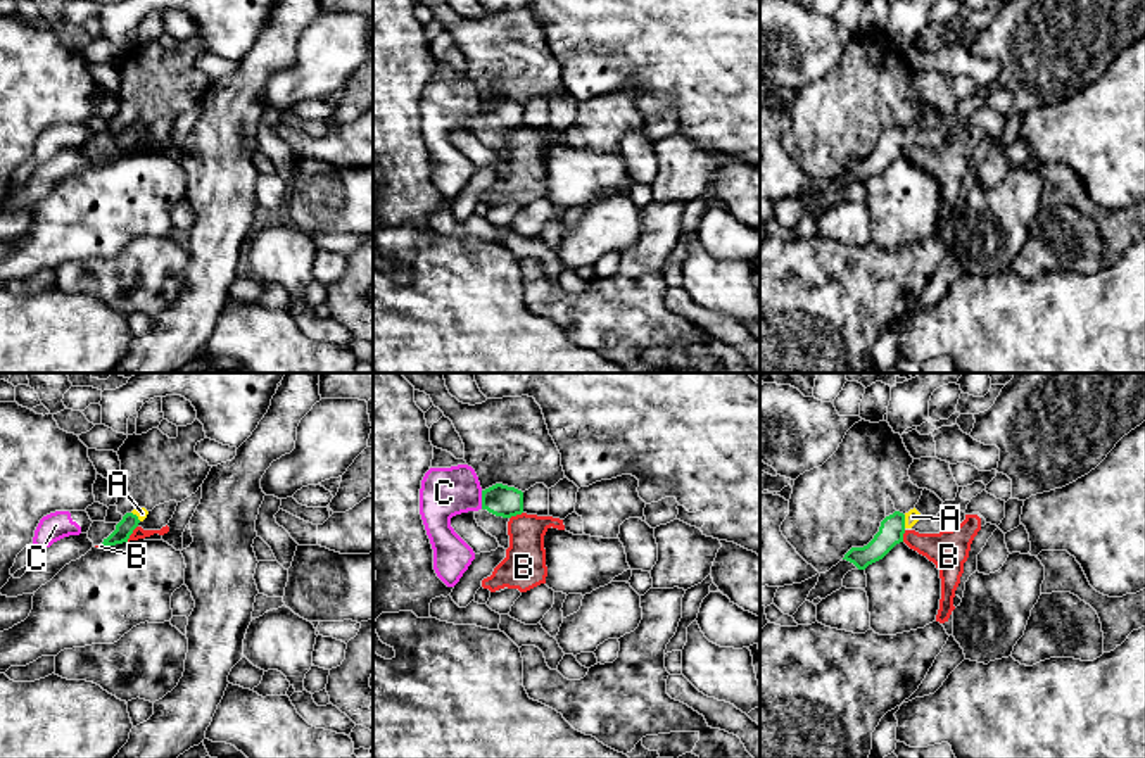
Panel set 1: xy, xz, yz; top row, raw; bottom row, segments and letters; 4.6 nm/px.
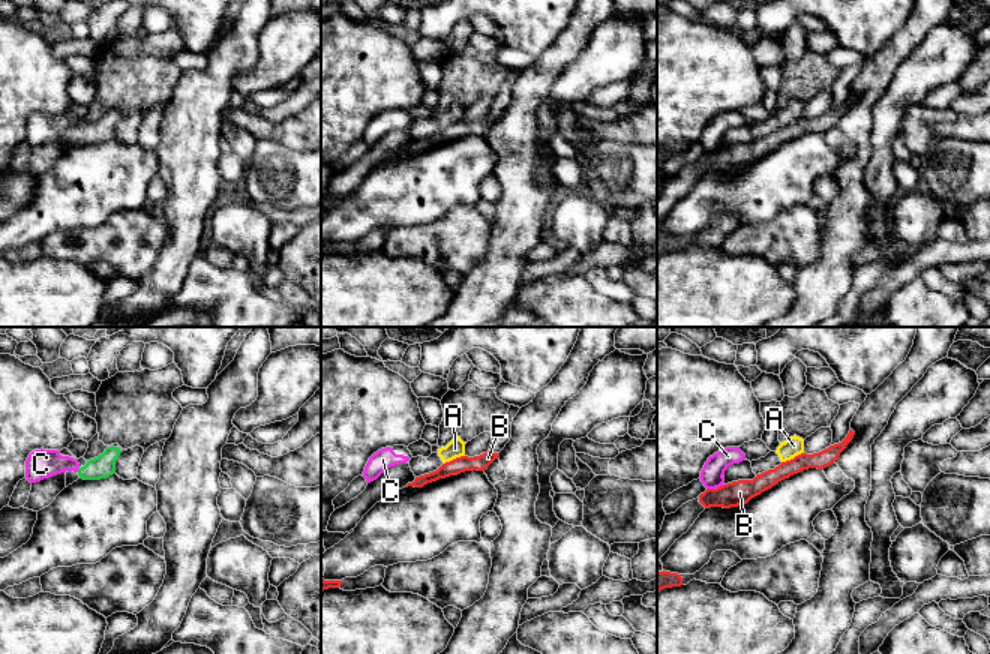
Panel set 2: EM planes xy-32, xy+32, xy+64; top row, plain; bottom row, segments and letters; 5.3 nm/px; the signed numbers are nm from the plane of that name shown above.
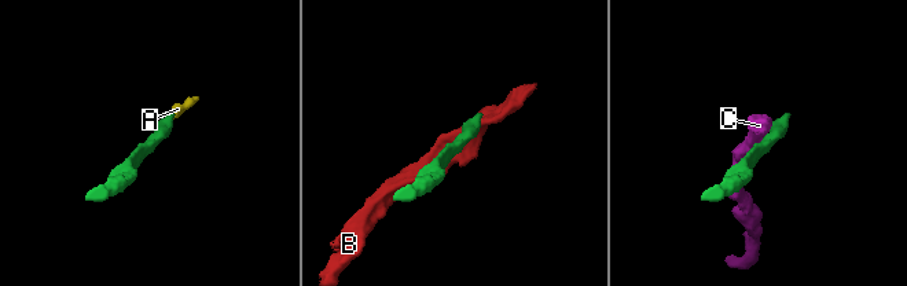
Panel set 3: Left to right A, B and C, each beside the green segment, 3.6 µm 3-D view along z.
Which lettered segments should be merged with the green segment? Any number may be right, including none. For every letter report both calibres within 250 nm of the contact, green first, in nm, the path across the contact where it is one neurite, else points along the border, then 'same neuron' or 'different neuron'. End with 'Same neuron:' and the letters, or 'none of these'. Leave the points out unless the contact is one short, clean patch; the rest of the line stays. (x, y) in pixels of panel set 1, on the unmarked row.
A: calibres 120 and 70 nm; way yz (891, 142), (904, 135), (912, 130); same neuron
B: calibres 80 and 60 nm; border xy (137, 138), (126, 154); different neuron
C: calibres 150 and 220 nm; border xz (480, 104), (482, 121); different neuron
Same neuron: A

